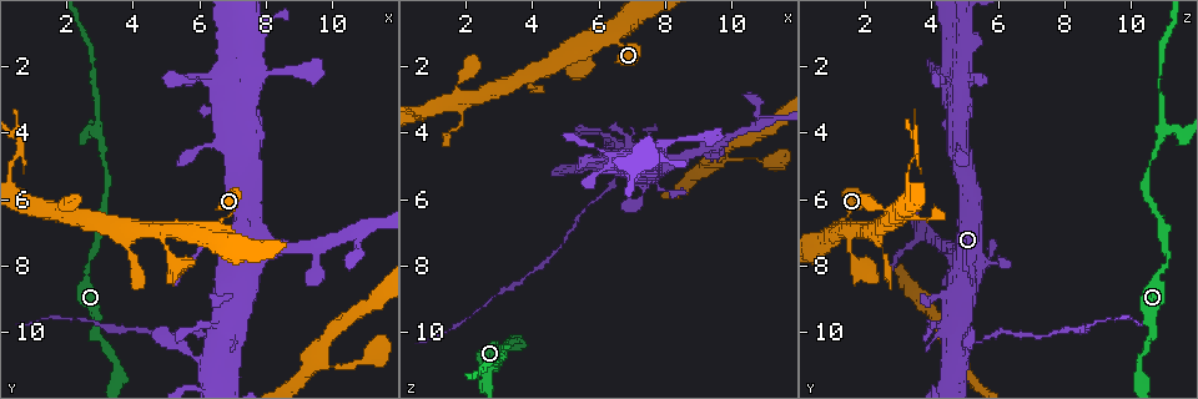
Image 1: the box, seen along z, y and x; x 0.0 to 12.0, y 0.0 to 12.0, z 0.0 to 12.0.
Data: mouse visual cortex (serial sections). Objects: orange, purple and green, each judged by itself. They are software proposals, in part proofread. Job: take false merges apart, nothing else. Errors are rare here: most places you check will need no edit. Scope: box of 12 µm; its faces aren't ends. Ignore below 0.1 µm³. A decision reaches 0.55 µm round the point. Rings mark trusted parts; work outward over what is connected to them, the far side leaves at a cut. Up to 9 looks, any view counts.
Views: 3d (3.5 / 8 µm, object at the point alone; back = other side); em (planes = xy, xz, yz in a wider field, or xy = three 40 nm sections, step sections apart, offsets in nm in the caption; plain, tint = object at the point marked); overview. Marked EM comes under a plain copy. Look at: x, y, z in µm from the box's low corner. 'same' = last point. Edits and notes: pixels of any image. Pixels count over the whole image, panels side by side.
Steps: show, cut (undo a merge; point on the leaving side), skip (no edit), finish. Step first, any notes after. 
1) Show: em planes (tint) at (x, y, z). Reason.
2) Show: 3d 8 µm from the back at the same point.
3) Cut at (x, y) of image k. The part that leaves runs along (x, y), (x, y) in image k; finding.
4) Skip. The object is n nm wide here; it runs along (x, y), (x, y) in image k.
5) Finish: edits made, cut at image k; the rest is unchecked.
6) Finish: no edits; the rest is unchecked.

Show: 3d 3.5 µm at (7.4, 7.9, 5.6). Sudden change in width.

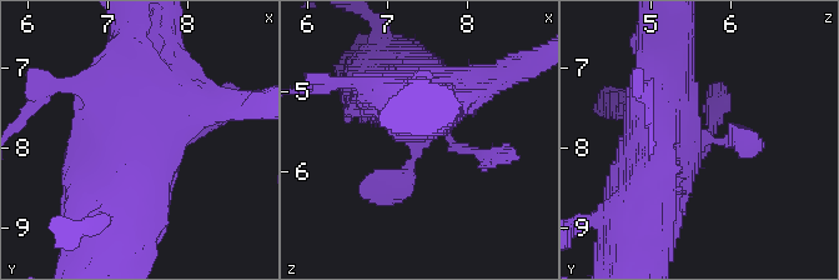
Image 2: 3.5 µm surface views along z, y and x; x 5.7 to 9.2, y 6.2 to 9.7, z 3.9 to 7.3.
Show: em xy step 1 (tint) at (7.35, 7.90, 5.65).

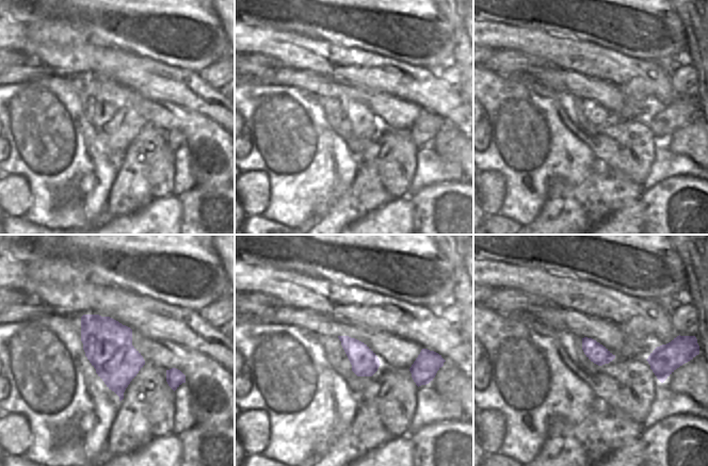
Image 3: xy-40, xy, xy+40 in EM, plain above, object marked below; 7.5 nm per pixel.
Skip. It runs along (656, 93), (662, 131), (719, 143), (754, 131) in image 2; one cell here.

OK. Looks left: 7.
Show: 3d 3.5 µm from the back at (6.6, 2.6, 4.9).

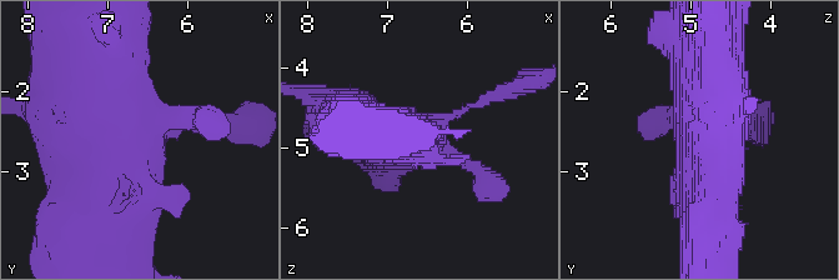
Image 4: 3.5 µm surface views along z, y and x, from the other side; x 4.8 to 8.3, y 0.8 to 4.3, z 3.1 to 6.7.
Show: em xy step 3 (tint) at the same point.

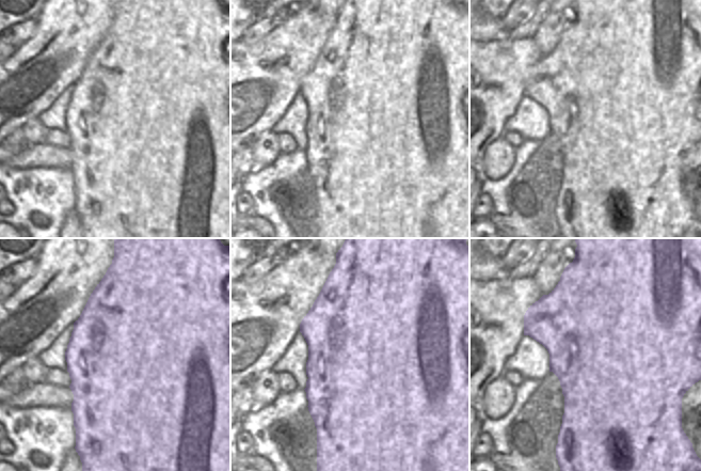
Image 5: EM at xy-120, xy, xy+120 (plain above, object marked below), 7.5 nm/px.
Skip. It runs along (98, 199), (105, 156), (155, 121), (209, 121) in image 4; continuous, no second cell.

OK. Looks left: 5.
Show: 3d 3.5 µm at (3.0, 4.1, 10.9). Side arm on a straight run.

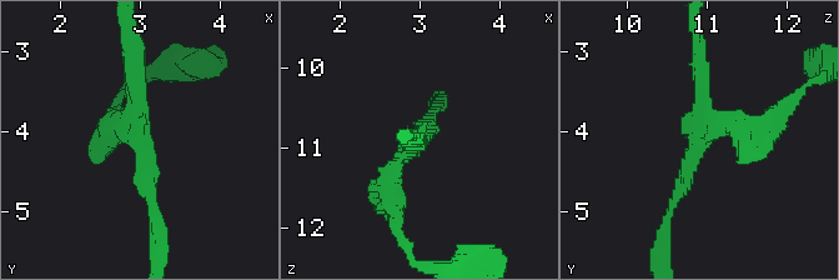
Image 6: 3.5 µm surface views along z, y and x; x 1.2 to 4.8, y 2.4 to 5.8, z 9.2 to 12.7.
Show: em xy step 3 (tint) at (3.00, 4.05, 10.90). Shape alone is not enough.

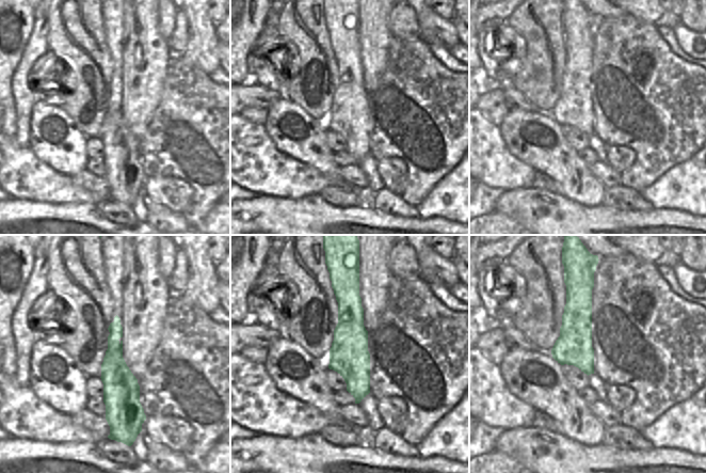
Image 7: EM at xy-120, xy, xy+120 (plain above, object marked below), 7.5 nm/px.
Skip. The arms are 200, 250, 300 nm wide; it runs along (669, 209), (706, 116), (699, 55) in image 6; one cell here.

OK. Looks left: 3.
Show: 3d 3.5 µm at (1.9, 6.3, 2.9). Abrupt turn.

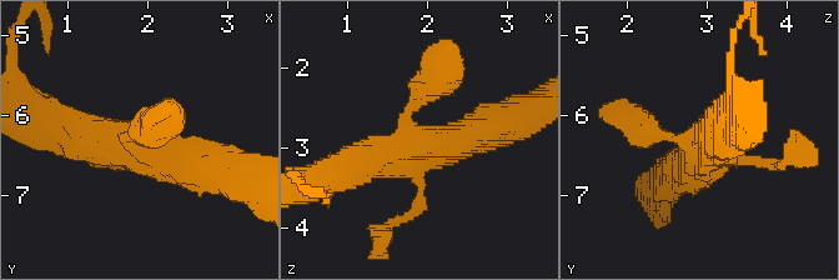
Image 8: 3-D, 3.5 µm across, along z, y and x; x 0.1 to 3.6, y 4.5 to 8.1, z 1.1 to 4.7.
Show: em planes (tint) at (1.90, 6.35, 2.90). Need the tissue.

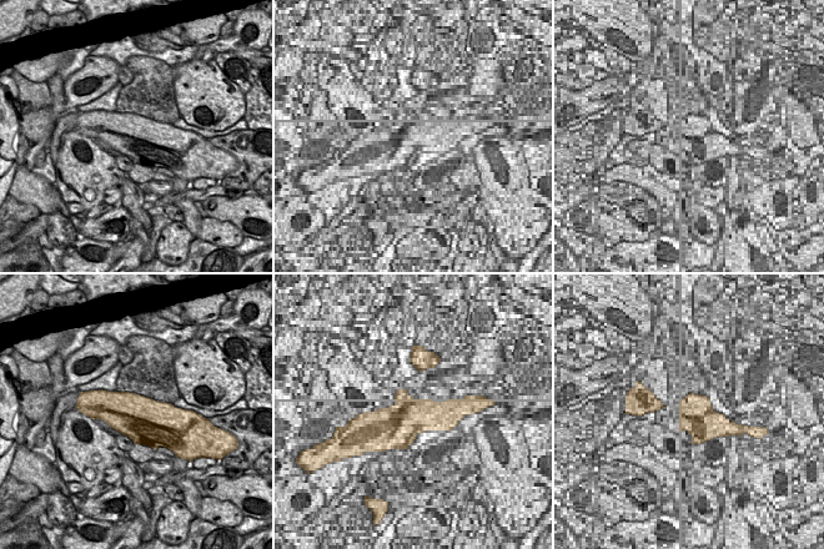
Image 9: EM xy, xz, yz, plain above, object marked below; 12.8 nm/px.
Skip. It runs along (492, 124), (346, 171) in image 8; all the same cell.

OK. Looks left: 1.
Finish: no edits; the rest is unchecked.

